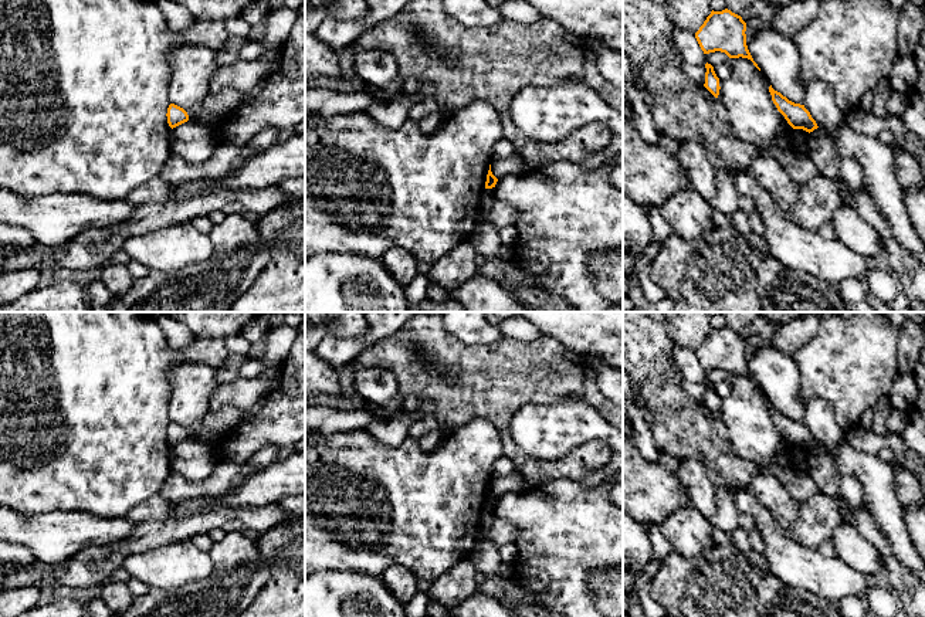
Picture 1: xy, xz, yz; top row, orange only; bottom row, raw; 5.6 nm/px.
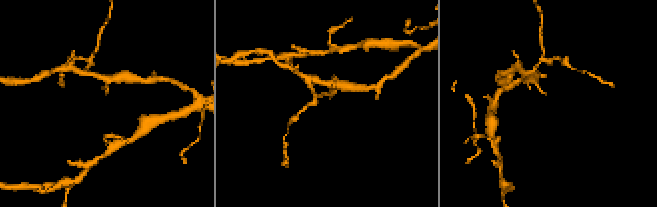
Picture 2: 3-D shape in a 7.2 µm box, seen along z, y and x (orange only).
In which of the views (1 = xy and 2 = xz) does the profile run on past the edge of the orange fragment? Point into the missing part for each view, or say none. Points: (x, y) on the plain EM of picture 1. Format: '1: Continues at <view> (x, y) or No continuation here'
1: No continuation here
2: No continuation here

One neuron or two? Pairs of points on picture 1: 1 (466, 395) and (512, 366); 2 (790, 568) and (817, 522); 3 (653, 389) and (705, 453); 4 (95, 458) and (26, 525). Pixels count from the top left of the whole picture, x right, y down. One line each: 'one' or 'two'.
1: one
2: two
3: one
4: two

